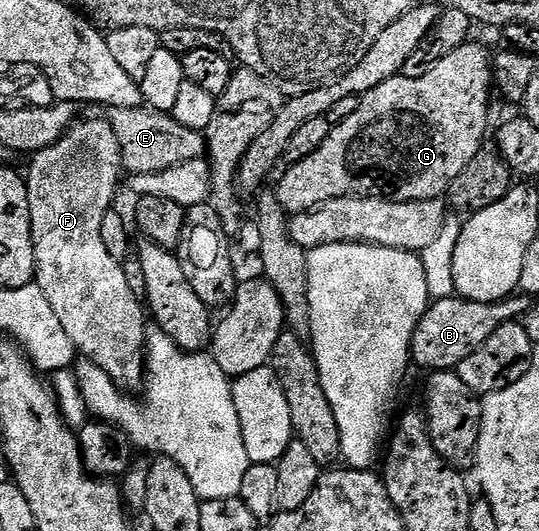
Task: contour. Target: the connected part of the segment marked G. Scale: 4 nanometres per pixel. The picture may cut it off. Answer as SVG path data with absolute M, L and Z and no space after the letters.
M470 42L459 46L459 50L451 50L451 54L447 54L447 58L430 64L422 71L419 78L407 78L399 75L383 82L383 86L375 86L375 90L360 97L355 114L347 118L346 121L333 125L331 134L327 134L327 142L323 142L323 146L319 146L319 150L315 150L315 154L303 158L297 164L289 164L286 167L287 170L282 174L281 181L275 185L279 202L285 207L286 213L296 214L303 210L311 210L311 206L319 206L319 202L327 202L331 198L343 198L344 196L378 196L384 200L394 200L395 202L441 200L448 193L451 182L455 182L455 178L459 178L460 172L467 167L467 162L471 162L471 158L475 158L475 154L479 154L479 150L486 143L485 131L489 128L489 88L491 92L494 84L490 49L487 50L476 42Z

